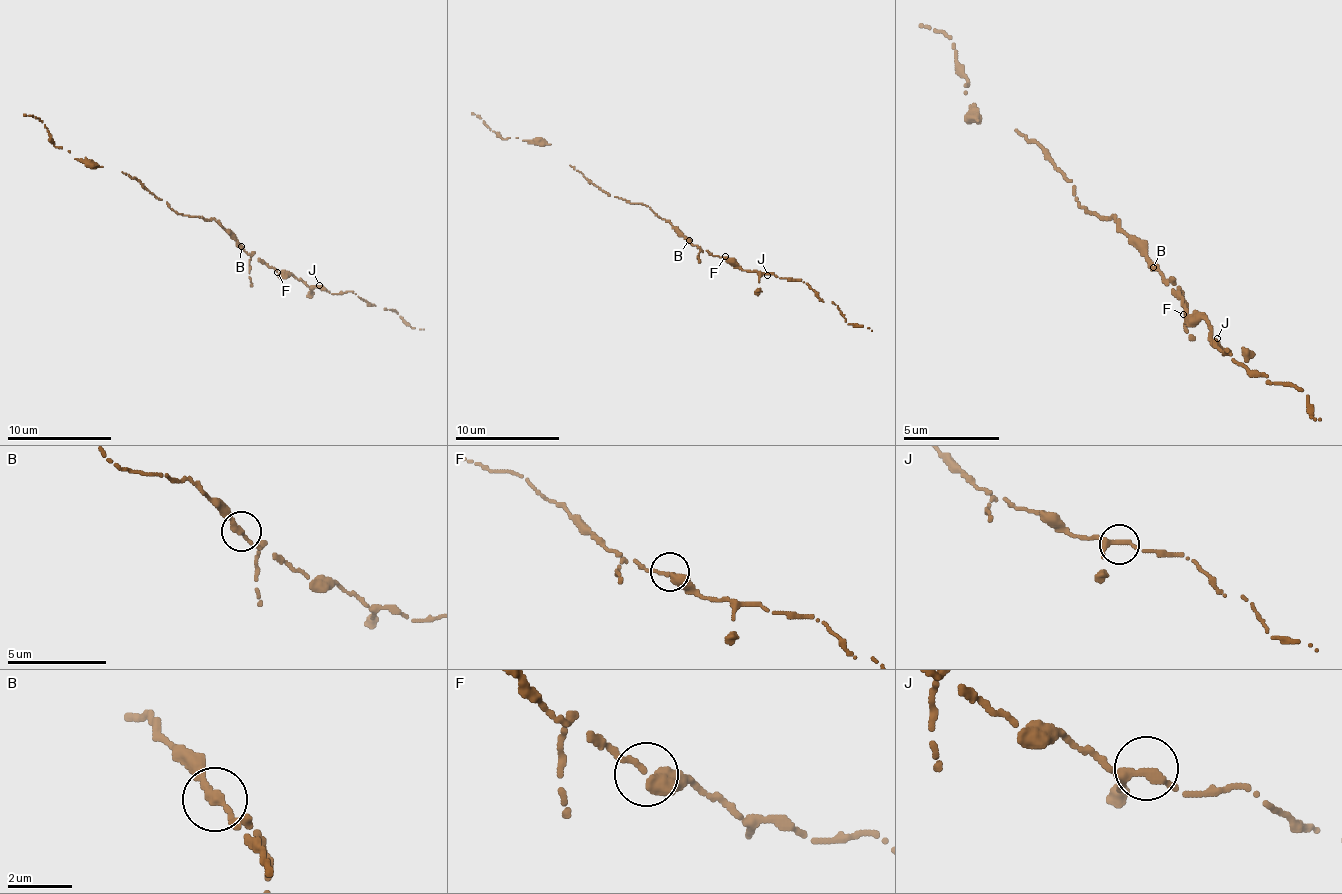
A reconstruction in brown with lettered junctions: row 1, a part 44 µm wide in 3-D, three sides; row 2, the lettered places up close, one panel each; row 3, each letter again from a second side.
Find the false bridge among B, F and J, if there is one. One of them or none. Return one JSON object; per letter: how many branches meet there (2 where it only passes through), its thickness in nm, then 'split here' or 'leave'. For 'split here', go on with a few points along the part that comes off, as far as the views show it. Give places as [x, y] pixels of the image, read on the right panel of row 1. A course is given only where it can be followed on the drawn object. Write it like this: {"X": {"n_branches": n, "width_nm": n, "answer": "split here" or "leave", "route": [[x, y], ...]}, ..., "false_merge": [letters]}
{"B": {"n_branches": 2, "width_nm": 280, "answer": "leave"}, "F": {"n_branches": 2, "width_nm": 300, "answer": "leave"}, "J": {"n_branches": 2, "width_nm": 320, "answer": "leave"}, "false_merge": []}

